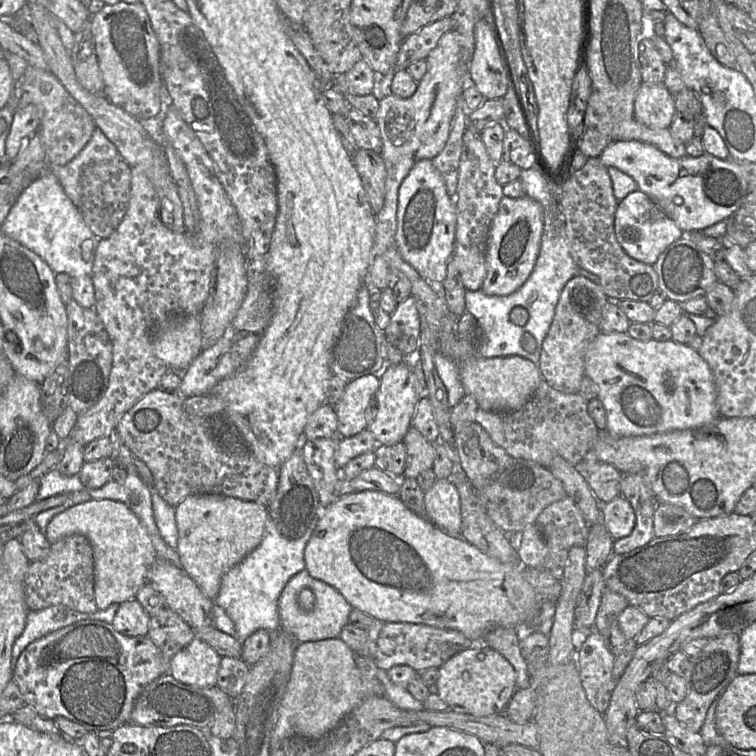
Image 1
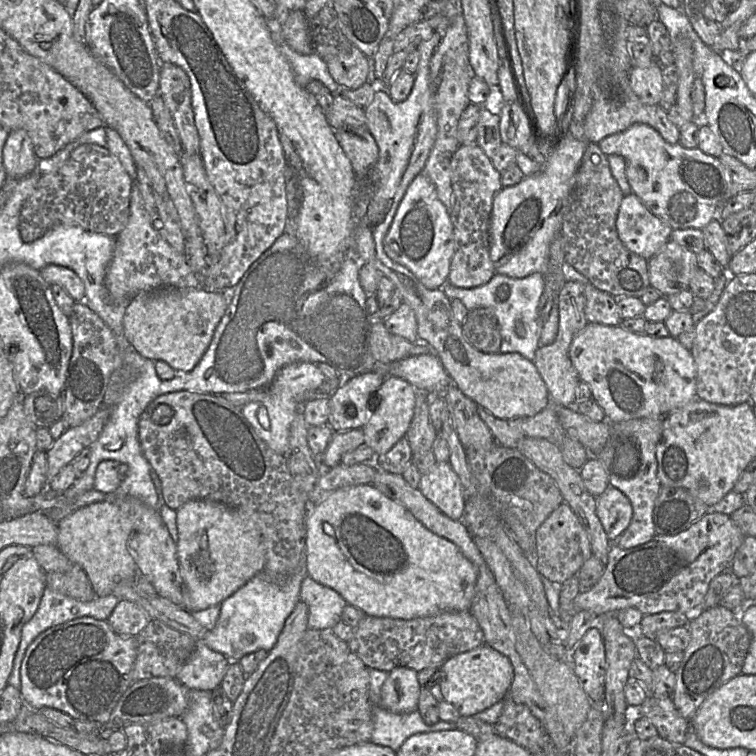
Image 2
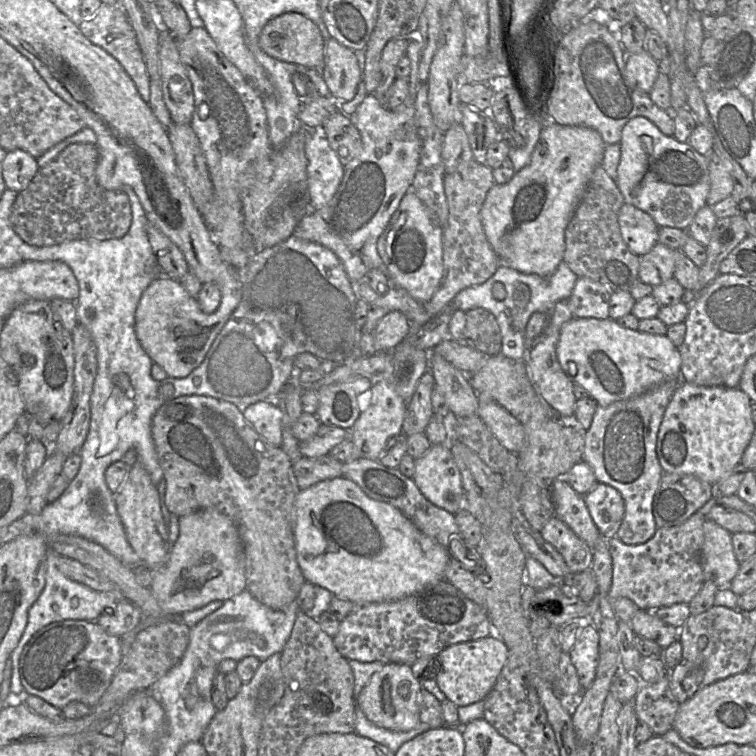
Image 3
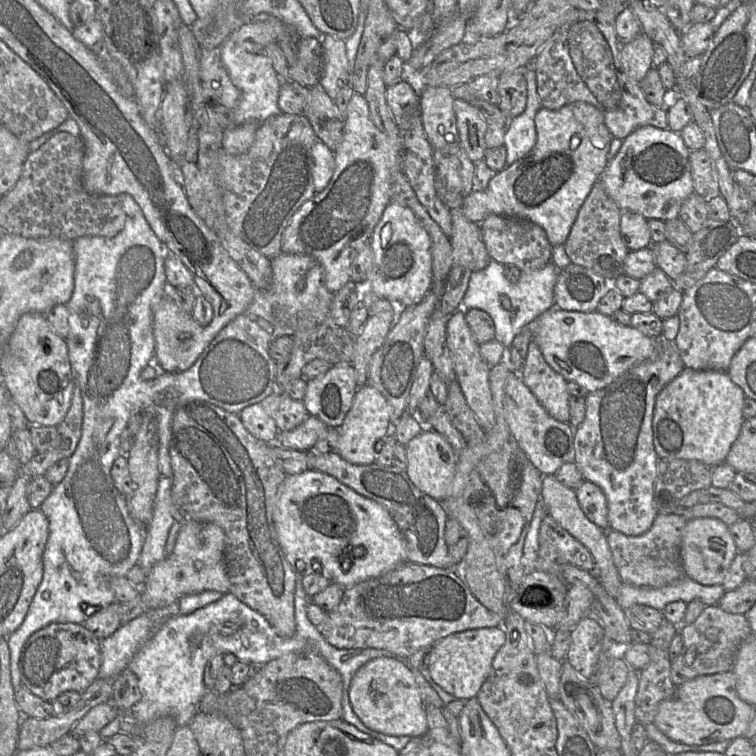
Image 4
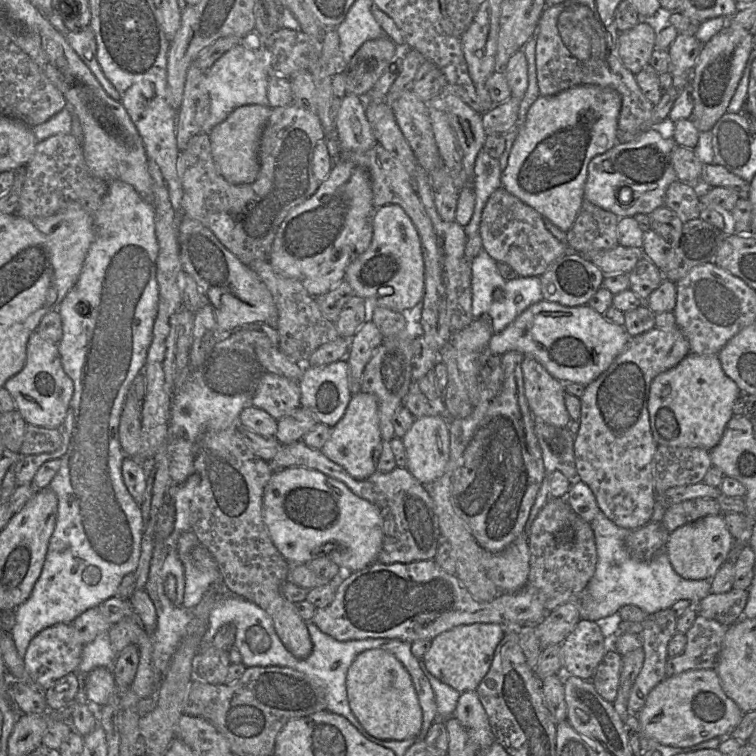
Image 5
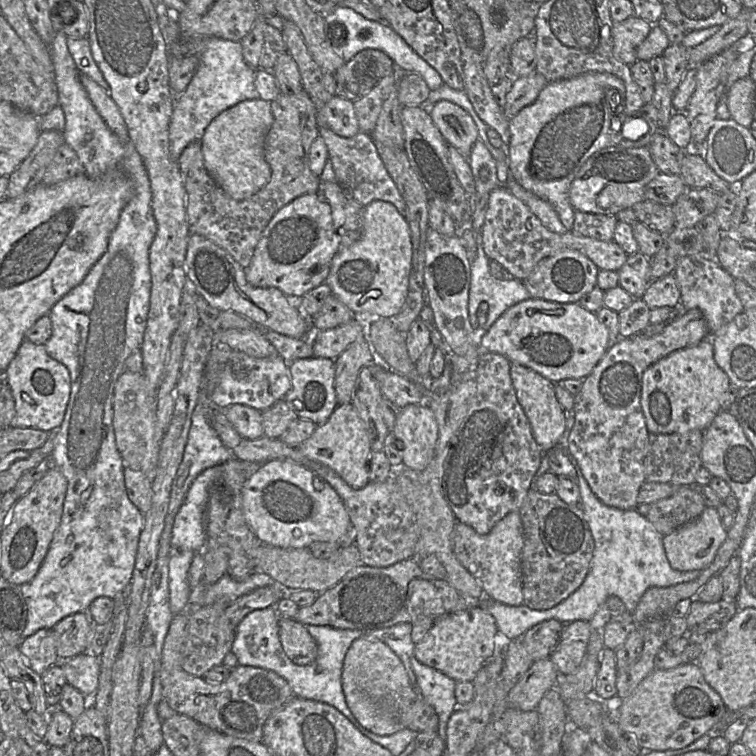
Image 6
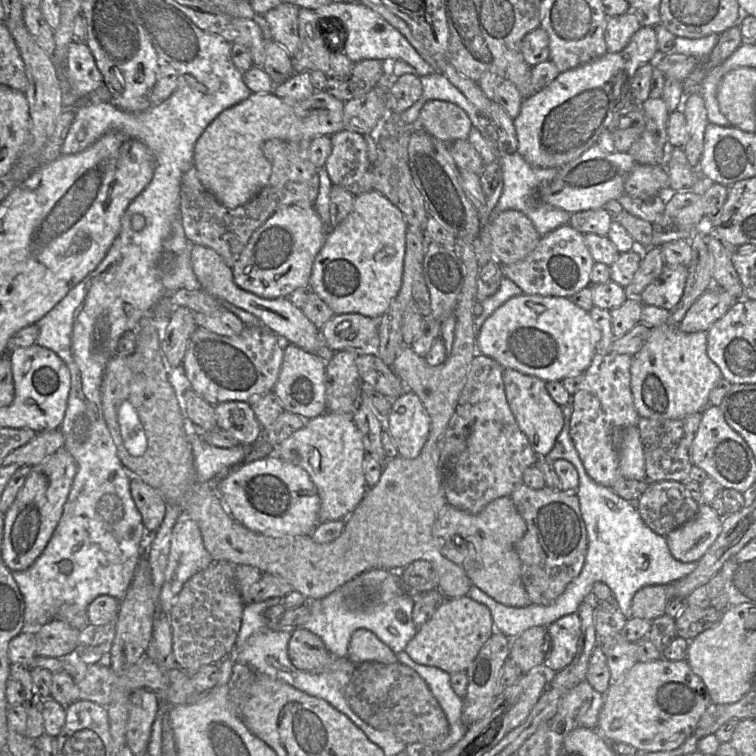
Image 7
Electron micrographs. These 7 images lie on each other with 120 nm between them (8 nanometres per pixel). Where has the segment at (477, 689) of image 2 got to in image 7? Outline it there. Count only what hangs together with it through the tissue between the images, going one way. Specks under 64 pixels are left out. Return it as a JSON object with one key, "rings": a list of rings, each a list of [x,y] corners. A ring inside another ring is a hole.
{"rings":[[[468,596],[445,599],[432,618],[417,628],[416,635],[408,642],[404,651],[418,664],[437,667],[449,674],[465,672],[494,631],[496,629],[491,612],[487,606]]]}

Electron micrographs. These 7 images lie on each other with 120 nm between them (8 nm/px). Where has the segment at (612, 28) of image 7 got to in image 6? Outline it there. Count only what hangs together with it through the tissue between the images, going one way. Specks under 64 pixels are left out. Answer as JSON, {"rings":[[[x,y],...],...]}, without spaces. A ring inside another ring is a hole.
{"rings":[[[633,15],[626,20],[613,23],[612,46],[614,56],[631,66],[637,61],[636,51],[651,31],[652,24]]]}

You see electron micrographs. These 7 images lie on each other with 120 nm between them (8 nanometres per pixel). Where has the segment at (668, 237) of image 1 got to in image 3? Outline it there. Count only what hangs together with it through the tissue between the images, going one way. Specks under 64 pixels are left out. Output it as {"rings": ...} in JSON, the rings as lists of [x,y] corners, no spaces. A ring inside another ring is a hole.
{"rings":[[[622,205],[618,223],[624,242],[635,255],[641,257],[649,253],[658,243],[659,226],[649,214],[634,205]]]}

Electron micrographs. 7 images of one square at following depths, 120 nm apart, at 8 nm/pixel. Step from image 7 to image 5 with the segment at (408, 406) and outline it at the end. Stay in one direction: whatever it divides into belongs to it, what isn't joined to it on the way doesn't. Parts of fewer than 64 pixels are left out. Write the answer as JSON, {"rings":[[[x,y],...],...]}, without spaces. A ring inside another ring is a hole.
{"rings":[[[440,416],[415,418],[401,439],[406,456],[405,468],[422,485],[429,485],[443,475],[450,455],[448,419]]]}

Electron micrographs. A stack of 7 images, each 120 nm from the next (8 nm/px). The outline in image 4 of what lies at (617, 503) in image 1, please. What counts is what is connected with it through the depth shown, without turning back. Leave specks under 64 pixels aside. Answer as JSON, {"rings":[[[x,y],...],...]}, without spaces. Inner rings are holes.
{"rings":[[[583,480],[575,489],[579,505],[586,517],[598,527],[609,529],[607,500],[602,489],[595,483]]]}

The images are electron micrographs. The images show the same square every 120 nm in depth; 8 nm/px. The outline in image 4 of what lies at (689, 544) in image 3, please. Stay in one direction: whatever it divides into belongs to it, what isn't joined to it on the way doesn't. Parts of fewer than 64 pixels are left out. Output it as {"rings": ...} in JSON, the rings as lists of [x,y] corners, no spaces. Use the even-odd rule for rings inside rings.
{"rings":[[[656,515],[652,526],[638,536],[628,536],[608,529],[607,542],[622,583],[659,588],[686,576],[680,554],[682,532],[687,519],[683,515]]]}

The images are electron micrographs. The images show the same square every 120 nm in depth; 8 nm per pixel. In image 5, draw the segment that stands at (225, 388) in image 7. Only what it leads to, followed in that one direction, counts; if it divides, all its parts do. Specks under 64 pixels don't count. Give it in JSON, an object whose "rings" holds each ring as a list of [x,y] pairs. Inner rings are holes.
{"rings":[[[264,372],[250,405],[262,409],[277,421],[283,416],[301,407],[298,381]]]}

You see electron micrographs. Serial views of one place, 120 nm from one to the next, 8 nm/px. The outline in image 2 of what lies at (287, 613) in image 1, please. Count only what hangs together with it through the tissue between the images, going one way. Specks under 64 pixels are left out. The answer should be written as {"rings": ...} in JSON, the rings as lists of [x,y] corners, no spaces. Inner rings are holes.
{"rings":[[[308,575],[302,580],[300,601],[308,607],[307,628],[331,629],[341,621],[347,602],[333,589],[315,582]]]}

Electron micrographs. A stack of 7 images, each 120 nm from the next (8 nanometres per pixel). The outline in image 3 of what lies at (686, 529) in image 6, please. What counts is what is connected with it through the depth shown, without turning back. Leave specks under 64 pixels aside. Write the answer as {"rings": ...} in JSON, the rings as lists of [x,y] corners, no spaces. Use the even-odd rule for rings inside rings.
{"rings":[[[712,520],[703,525],[704,543],[701,564],[705,581],[712,581],[719,589],[728,588],[739,571],[731,541],[732,534]]]}

